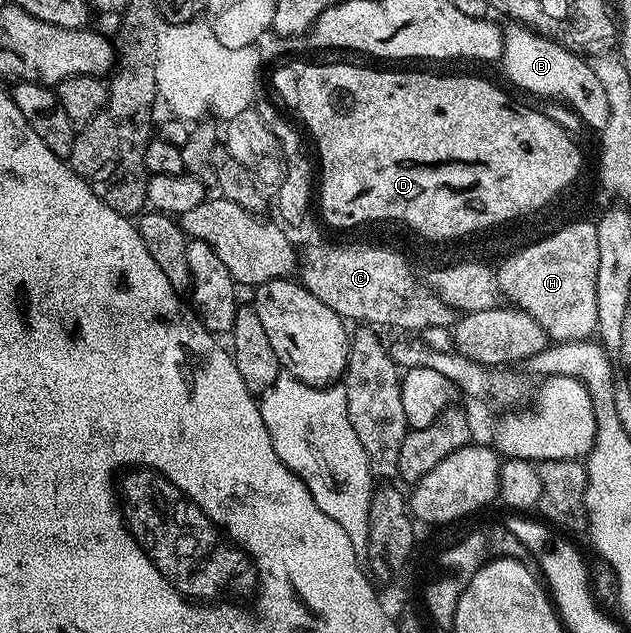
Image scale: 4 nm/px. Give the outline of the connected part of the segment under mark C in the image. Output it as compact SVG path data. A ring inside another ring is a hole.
M310 244L306 246L308 253L306 256L306 278L302 283L306 289L312 292L312 296L316 296L316 300L324 300L324 304L328 304L328 308L332 308L332 312L336 312L343 320L349 320L354 324L369 324L374 328L383 328L382 326L395 326L398 330L415 330L415 332L421 332L428 328L430 325L442 325L446 327L453 327L454 323L458 321L460 314L459 311L442 306L440 302L432 294L427 293L426 289L422 286L418 286L417 282L414 282L414 278L410 277L410 272L403 266L402 259L397 258L392 253L387 253L384 250L370 250L370 249L323 249L318 248L316 245Z

